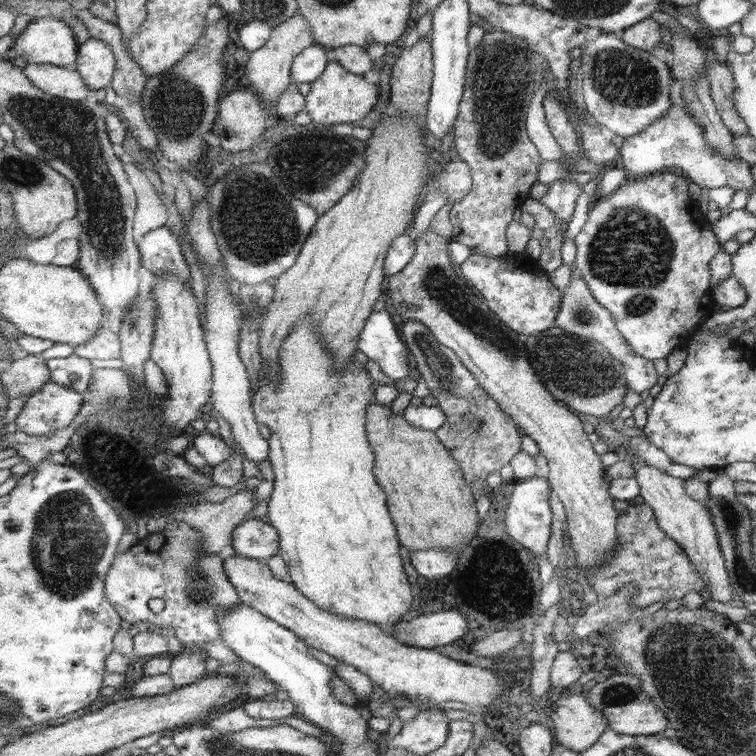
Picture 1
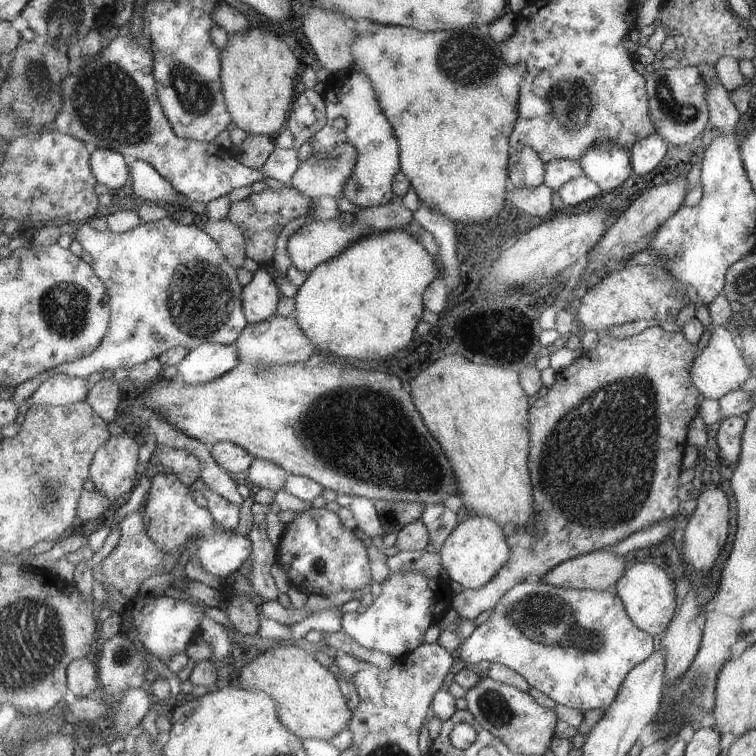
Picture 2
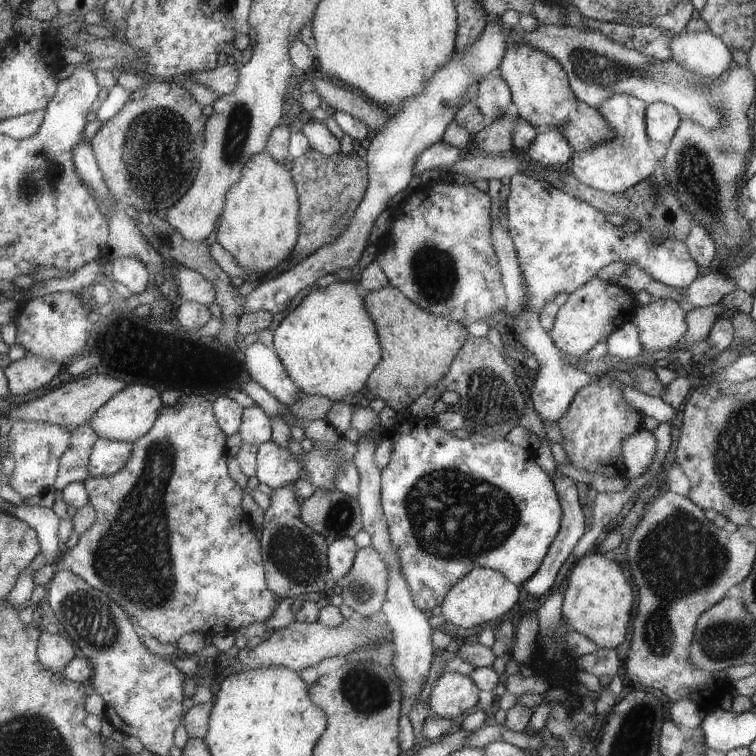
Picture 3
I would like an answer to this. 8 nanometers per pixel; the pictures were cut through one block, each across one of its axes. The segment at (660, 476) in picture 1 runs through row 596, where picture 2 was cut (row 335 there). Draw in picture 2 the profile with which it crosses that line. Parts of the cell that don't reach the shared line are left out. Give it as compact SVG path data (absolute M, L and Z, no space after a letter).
M720 325L720 328L711 334L706 348L693 362L691 374L702 398L720 401L731 391L741 389L741 386L749 380L751 370L746 363L746 357L742 352L739 340L733 338L733 334L725 326Z

